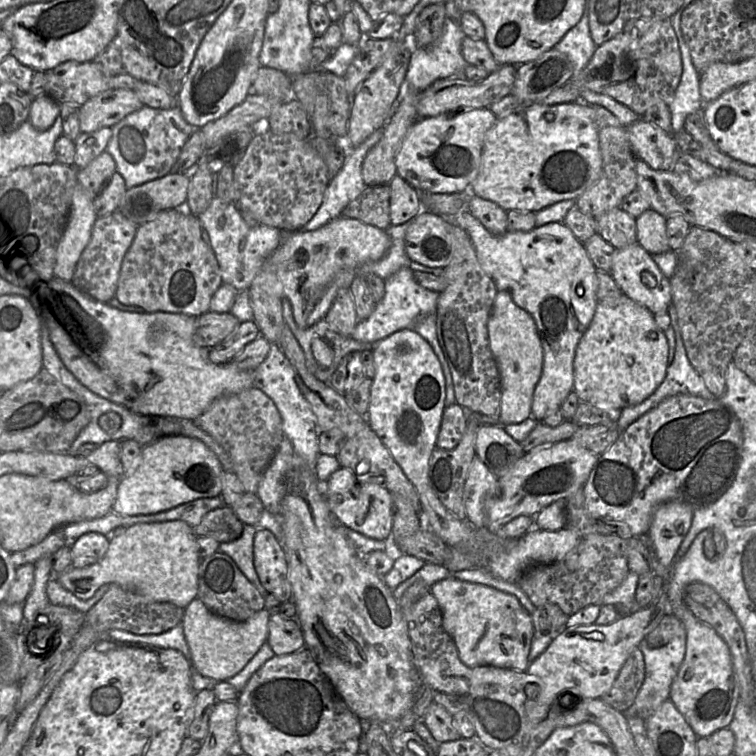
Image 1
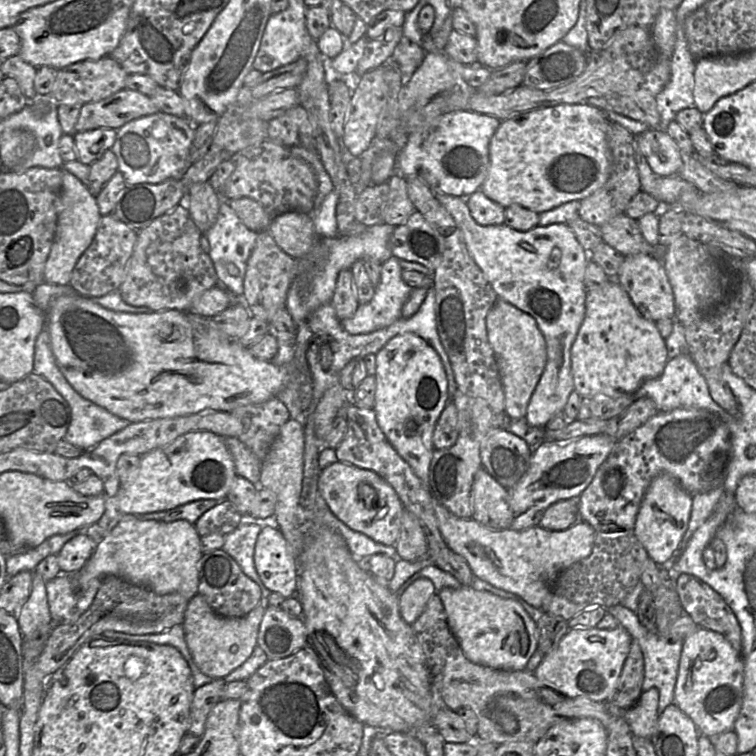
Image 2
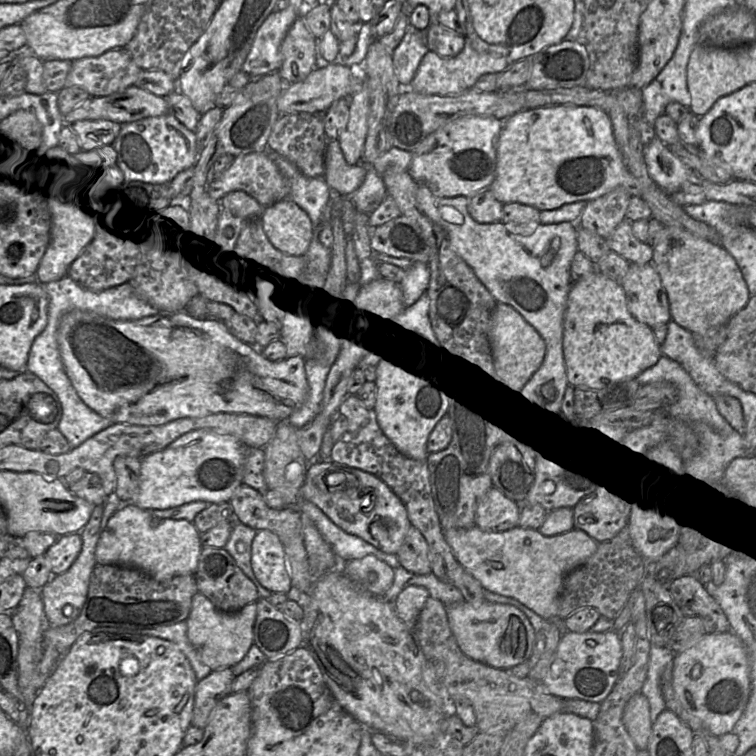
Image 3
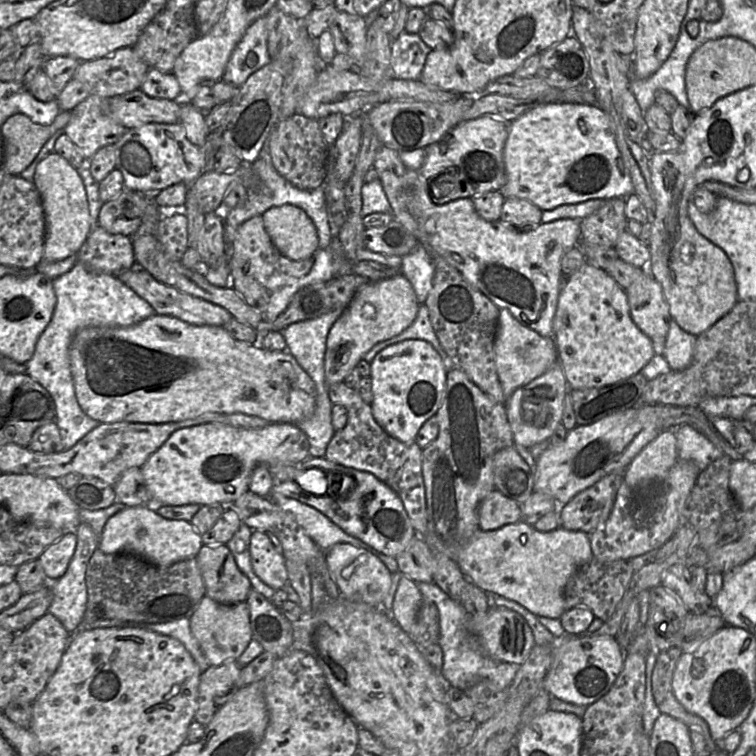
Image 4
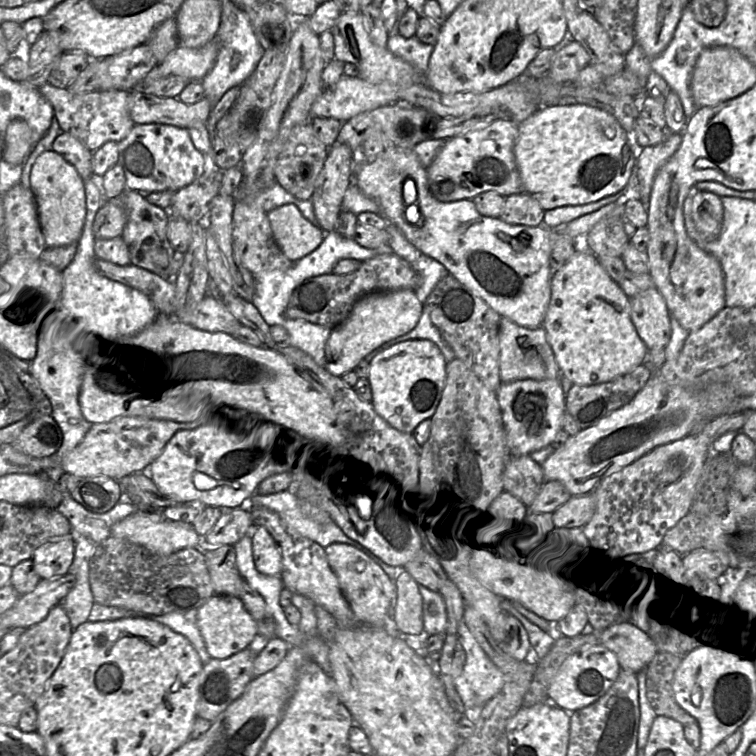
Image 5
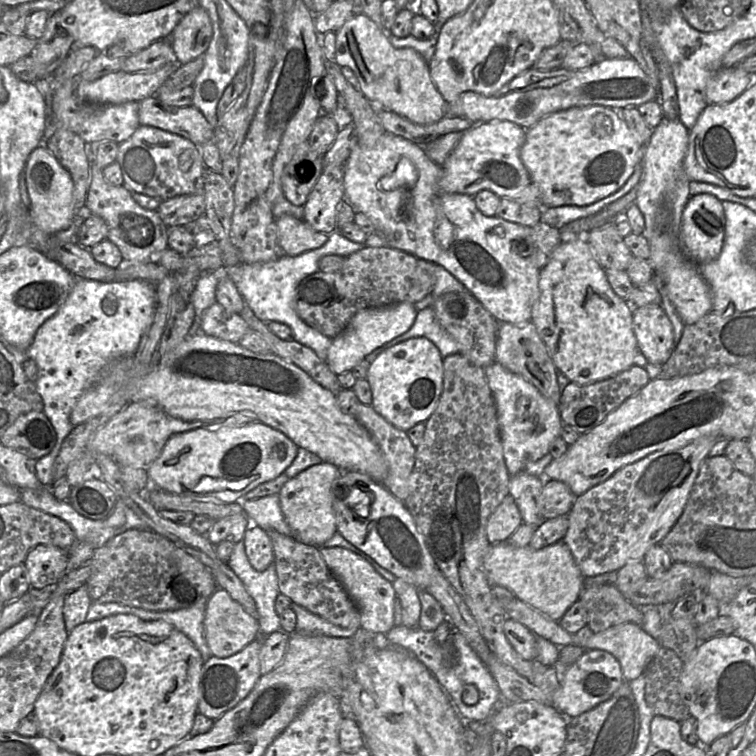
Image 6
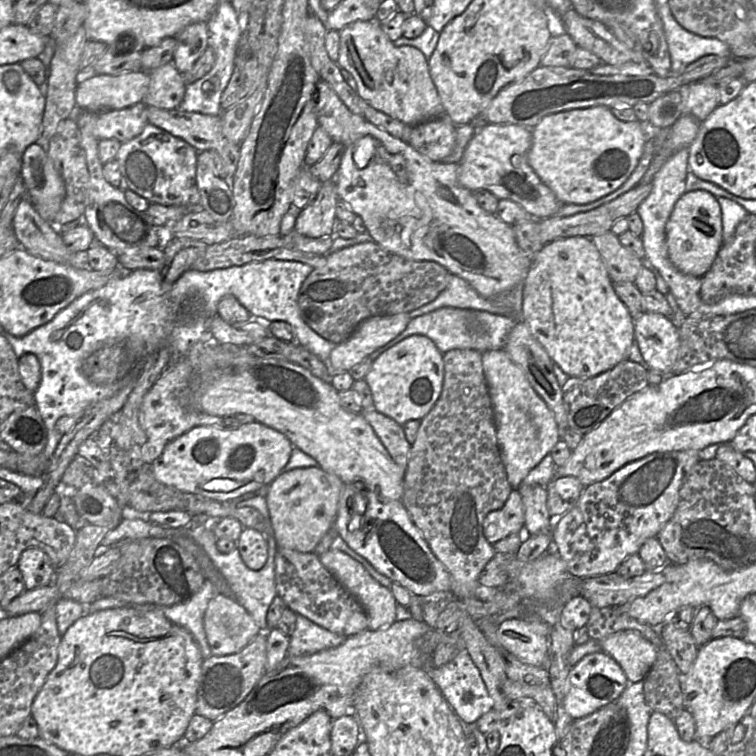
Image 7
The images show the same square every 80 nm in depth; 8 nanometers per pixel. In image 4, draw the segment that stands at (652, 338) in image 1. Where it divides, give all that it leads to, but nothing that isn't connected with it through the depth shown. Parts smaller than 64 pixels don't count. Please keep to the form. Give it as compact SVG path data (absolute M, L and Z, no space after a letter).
M588 262L570 276L565 277L559 293L557 308L553 319L553 339L558 354L558 361L561 364L568 384L572 389L601 388L615 384L618 381L639 373L655 355L652 339L645 335L631 318L626 291L619 286L614 278L604 269Z

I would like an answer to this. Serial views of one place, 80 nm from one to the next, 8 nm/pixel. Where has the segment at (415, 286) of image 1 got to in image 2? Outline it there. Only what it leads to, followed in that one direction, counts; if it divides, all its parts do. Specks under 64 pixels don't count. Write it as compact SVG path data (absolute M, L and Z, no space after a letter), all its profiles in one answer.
M396 257L381 265L380 281L372 300L360 304L355 315L341 321L351 335L367 334L385 328L402 317L402 307L413 287L402 279L402 267Z

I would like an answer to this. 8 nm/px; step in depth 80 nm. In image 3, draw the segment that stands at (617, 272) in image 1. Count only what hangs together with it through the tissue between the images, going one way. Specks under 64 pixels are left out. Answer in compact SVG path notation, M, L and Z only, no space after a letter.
M652 263L631 266L621 282L631 314L650 328L671 320L670 306L661 277Z

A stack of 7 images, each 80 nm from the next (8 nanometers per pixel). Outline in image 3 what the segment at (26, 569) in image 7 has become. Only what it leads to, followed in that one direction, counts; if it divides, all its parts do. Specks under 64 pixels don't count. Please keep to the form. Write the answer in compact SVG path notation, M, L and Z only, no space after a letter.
M79 533L59 537L44 554L50 564L52 575L66 572L78 557L81 548L82 538Z

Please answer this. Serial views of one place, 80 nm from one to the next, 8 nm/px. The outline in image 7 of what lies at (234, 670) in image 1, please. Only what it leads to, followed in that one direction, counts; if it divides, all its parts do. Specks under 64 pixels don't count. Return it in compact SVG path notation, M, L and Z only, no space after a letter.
M218 593L208 603L204 630L214 656L231 655L246 647L261 629L232 596Z

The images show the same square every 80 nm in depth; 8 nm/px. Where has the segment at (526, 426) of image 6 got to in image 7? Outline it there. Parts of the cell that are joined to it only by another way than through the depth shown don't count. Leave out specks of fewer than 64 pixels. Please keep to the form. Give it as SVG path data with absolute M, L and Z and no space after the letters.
M491 349L481 353L484 377L488 386L496 437L507 480L513 489L561 440L552 411L535 392L521 368L502 349Z

